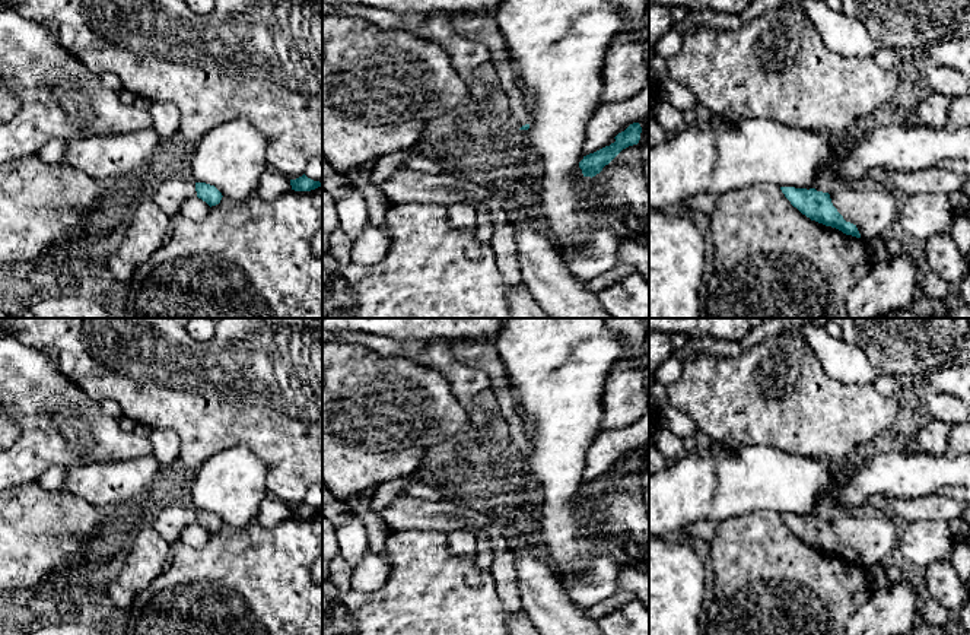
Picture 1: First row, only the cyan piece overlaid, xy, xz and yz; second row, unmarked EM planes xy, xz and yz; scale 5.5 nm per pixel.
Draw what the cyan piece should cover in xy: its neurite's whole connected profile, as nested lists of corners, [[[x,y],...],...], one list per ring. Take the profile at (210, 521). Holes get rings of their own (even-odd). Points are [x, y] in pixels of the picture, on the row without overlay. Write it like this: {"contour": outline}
{"contour": [[[195,509],[195,518],[197,524],[206,528],[210,534],[219,531],[223,524],[214,512],[206,509]]]}

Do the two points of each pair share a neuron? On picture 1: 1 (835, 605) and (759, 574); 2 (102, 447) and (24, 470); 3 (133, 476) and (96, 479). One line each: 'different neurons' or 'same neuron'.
1: same neuron
2: same neuron
3: same neuron

